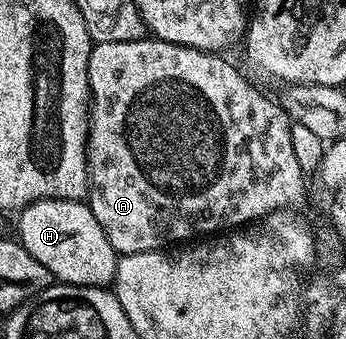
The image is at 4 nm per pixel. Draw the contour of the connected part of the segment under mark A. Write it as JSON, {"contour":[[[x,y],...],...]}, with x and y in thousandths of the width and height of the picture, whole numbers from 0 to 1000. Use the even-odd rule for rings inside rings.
{"contour":[[[413,109],[393,121],[312,121],[309,127],[272,127],[260,142],[260,165],[254,168],[254,251],[260,254],[260,310],[254,319],[254,372],[249,378],[249,496],[254,499],[254,605],[266,617],[266,640],[277,640],[277,652],[289,652],[289,676],[301,676],[301,699],[312,699],[312,711],[324,711],[324,735],[341,743],[344,755],[379,752],[382,746],[416,746],[419,740],[451,740],[477,732],[483,723],[512,720],[517,711],[549,711],[564,699],[592,696],[598,687],[642,687],[656,676],[688,676],[702,664],[720,664],[749,646],[769,643],[789,622],[812,622],[818,617],[858,614],[858,599],[884,575],[884,528],[887,519],[873,504],[867,484],[855,475],[853,442],[844,440],[844,354],[835,339],[815,322],[812,301],[777,292],[769,280],[754,280],[746,268],[731,268],[717,248],[699,236],[699,221],[662,186],[659,177],[642,174],[639,159],[616,150],[581,150],[578,145],[555,145],[532,133],[509,133],[488,127],[471,115],[442,109]]]}

